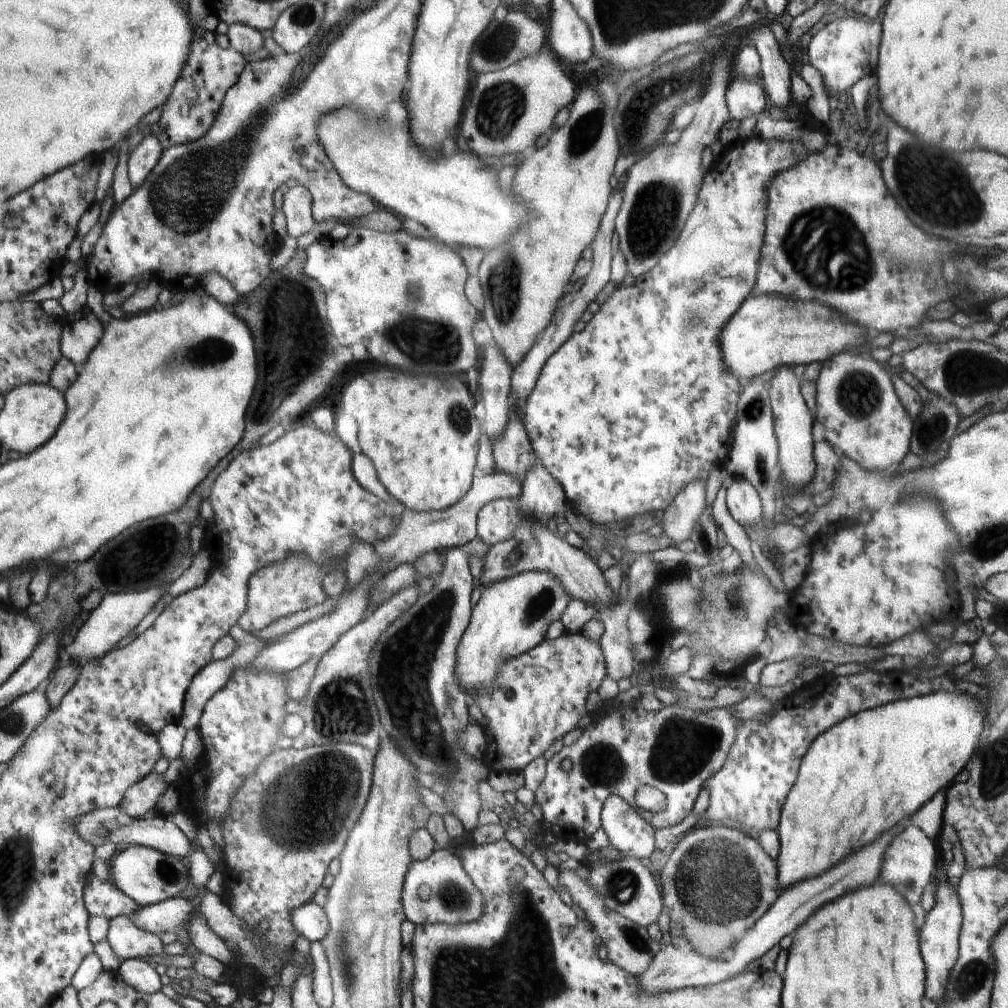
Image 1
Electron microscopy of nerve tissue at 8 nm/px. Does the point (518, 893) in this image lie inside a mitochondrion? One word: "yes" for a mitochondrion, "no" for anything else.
yes

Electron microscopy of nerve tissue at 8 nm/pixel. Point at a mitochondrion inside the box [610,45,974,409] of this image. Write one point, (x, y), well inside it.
(846, 265)

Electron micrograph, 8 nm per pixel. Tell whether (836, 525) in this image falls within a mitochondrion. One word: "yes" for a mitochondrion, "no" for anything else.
no

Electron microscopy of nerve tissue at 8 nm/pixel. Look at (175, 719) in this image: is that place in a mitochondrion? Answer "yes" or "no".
no

